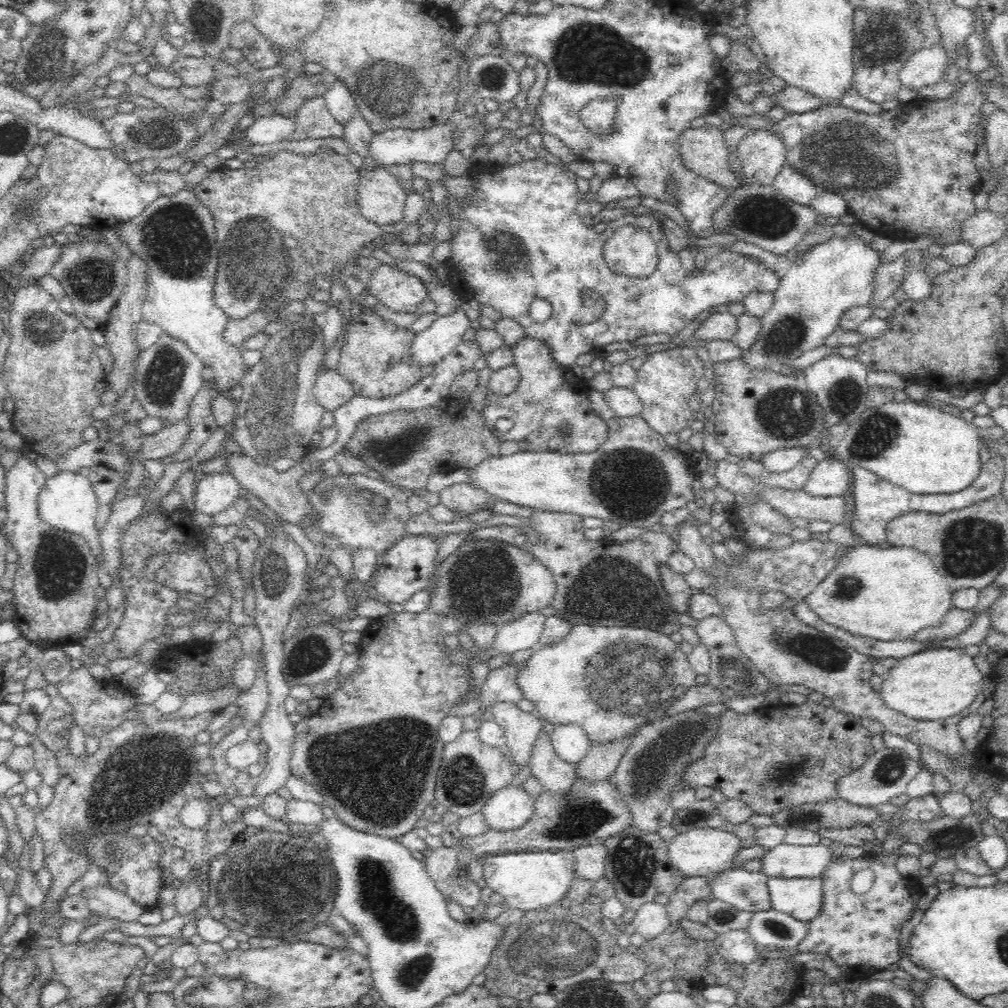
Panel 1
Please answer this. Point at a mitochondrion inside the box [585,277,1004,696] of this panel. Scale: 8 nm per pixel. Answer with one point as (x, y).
(629, 485)

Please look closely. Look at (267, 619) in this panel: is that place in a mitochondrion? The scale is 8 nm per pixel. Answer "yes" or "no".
no

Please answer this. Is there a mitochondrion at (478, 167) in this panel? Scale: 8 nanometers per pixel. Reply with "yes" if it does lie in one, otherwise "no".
no

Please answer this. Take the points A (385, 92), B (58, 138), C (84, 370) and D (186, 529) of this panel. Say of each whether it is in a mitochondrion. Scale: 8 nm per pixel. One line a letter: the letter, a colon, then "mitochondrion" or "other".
A: mitochondrion
B: other
C: other
D: other

